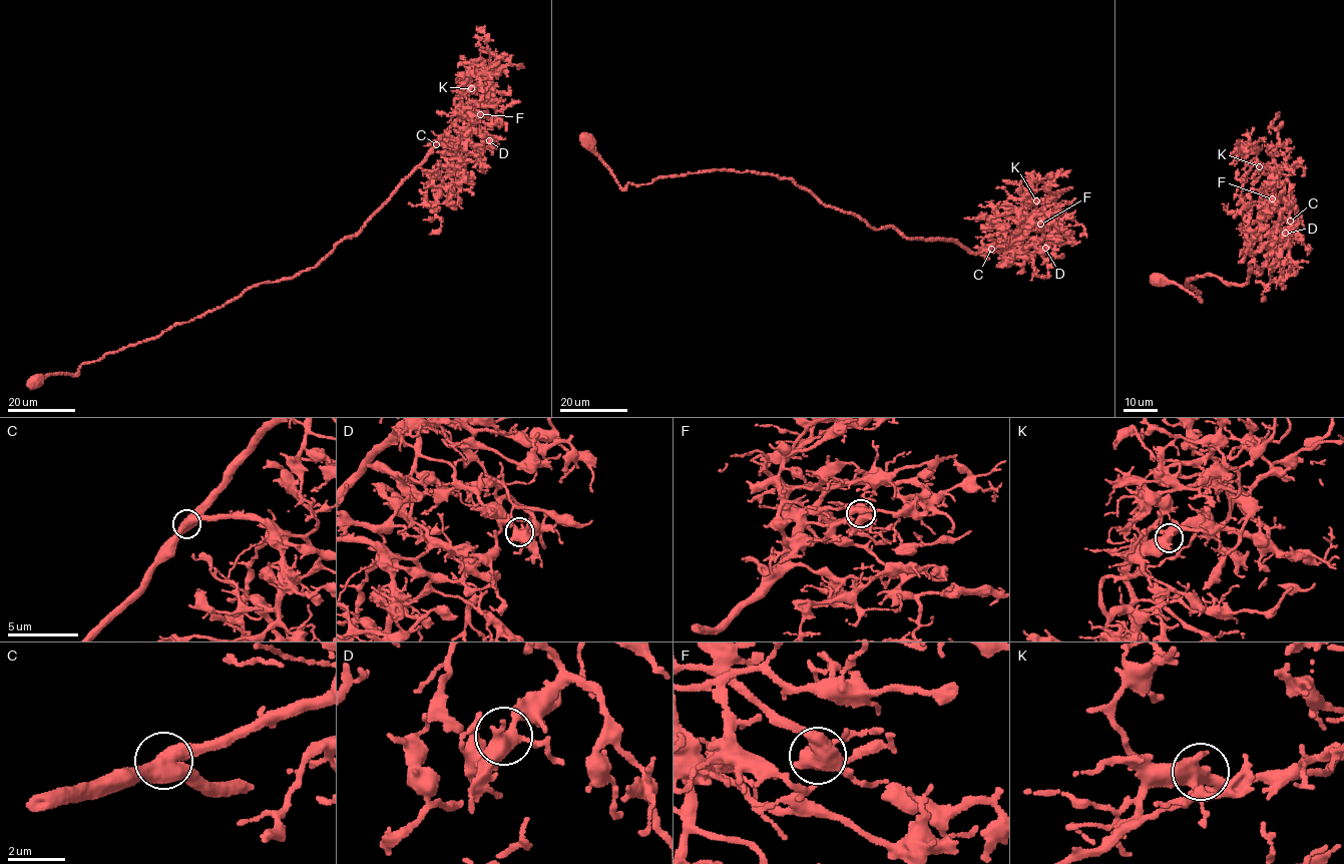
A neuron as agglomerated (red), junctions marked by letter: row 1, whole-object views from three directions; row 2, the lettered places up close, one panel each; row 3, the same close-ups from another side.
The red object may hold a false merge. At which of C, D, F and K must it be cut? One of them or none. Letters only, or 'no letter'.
no letter

